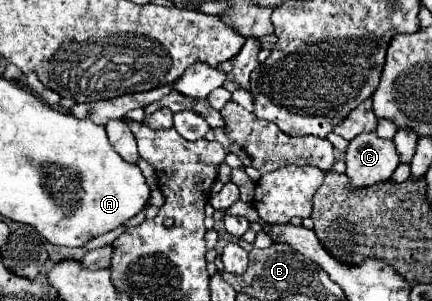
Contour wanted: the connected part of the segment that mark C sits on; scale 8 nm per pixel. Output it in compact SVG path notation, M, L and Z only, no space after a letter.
M376 131L358 135L358 139L350 141L346 151L346 175L354 187L368 187L390 179L398 163L394 139L382 139Z

